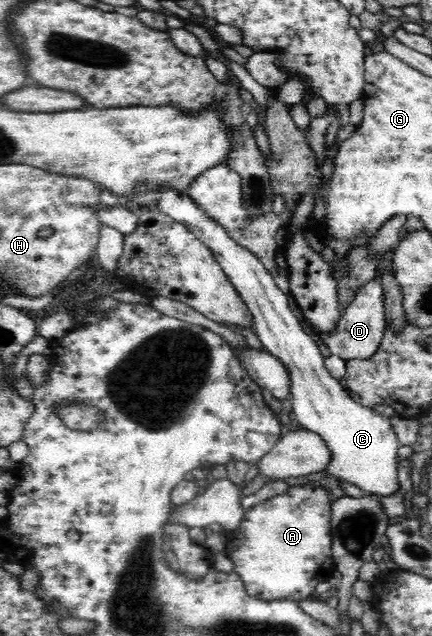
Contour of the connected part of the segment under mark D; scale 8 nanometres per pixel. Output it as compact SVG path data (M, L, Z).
M369 280L369 283L357 292L350 306L342 312L341 319L337 320L337 327L330 333L317 334L332 355L337 355L346 362L351 359L369 358L377 352L387 326L383 294L384 289L379 280Z

